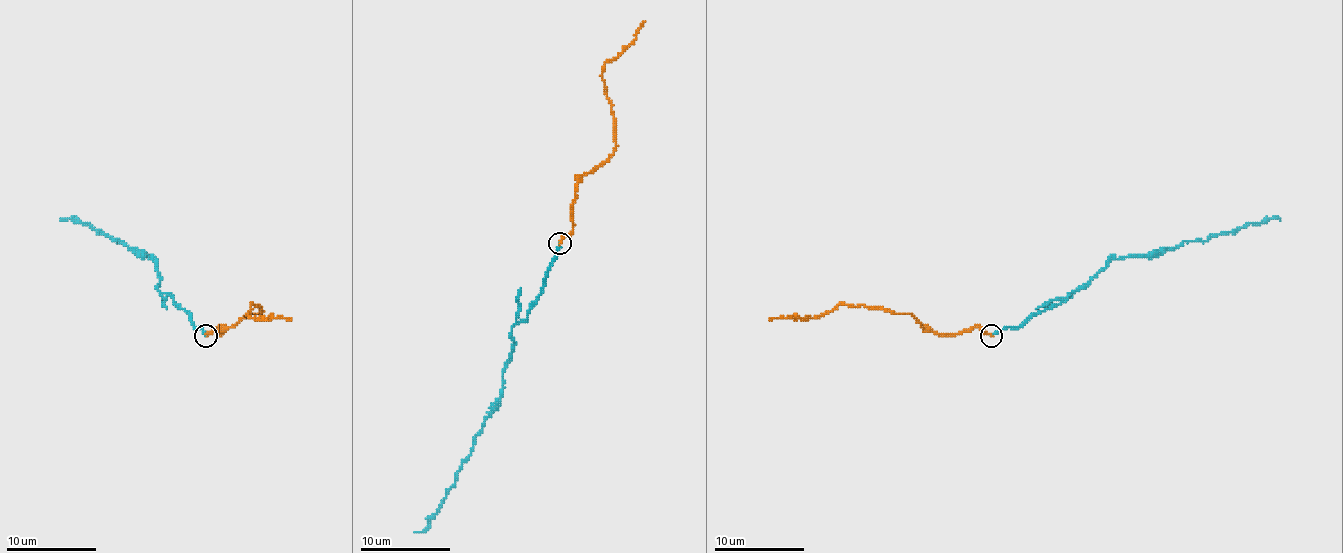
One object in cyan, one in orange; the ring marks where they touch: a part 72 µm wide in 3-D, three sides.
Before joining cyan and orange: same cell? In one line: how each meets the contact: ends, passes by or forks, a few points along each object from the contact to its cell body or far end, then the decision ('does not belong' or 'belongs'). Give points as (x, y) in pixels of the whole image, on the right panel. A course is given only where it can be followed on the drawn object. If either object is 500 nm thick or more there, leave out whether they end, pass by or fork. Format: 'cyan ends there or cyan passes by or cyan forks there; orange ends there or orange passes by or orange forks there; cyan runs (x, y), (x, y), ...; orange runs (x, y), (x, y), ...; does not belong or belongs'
cyan ends there; orange ends there; cyan runs (991, 336), (1052, 309), (1113, 259), (1158, 257), (1185, 241), (1205, 241), (1251, 223), (1280, 221); orange runs (991, 336), (977, 327), (957, 334), (934, 334), (909, 313), (862, 304), (839, 304), (814, 315), (769, 320); does not belong

